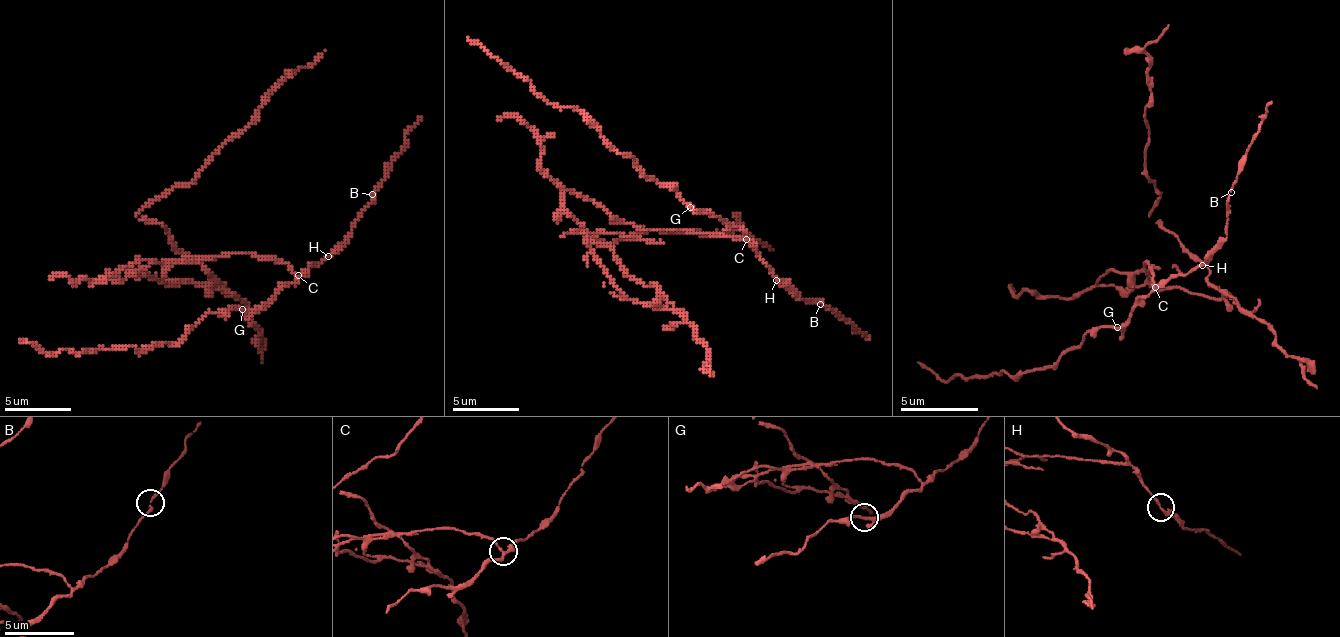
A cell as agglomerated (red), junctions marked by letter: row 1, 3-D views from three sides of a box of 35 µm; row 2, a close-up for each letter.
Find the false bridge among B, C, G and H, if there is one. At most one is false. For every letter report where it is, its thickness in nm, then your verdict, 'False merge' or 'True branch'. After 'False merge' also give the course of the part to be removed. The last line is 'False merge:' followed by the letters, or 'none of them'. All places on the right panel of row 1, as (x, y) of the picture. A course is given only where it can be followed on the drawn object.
B: Place: (1231, 192). Thickness 140 nm. True branch
C: Place: (1155, 287). Thickness 220 nm. False merge. Course of the part to remove: (1156, 288), (1144, 261), (1136, 273), (1109, 269), (1101, 285), (1230, 296), (1152, 214), (1144, 50), (1167, 23)
G: Place: (1117, 327). Thickness 170 nm. True branch
H: Place: (1202, 265). Thickness 220 nm. True branch
False merge: C

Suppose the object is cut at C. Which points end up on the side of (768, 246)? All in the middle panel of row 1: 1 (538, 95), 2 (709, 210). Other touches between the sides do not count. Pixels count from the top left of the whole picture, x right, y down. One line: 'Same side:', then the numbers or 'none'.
Same side: none

